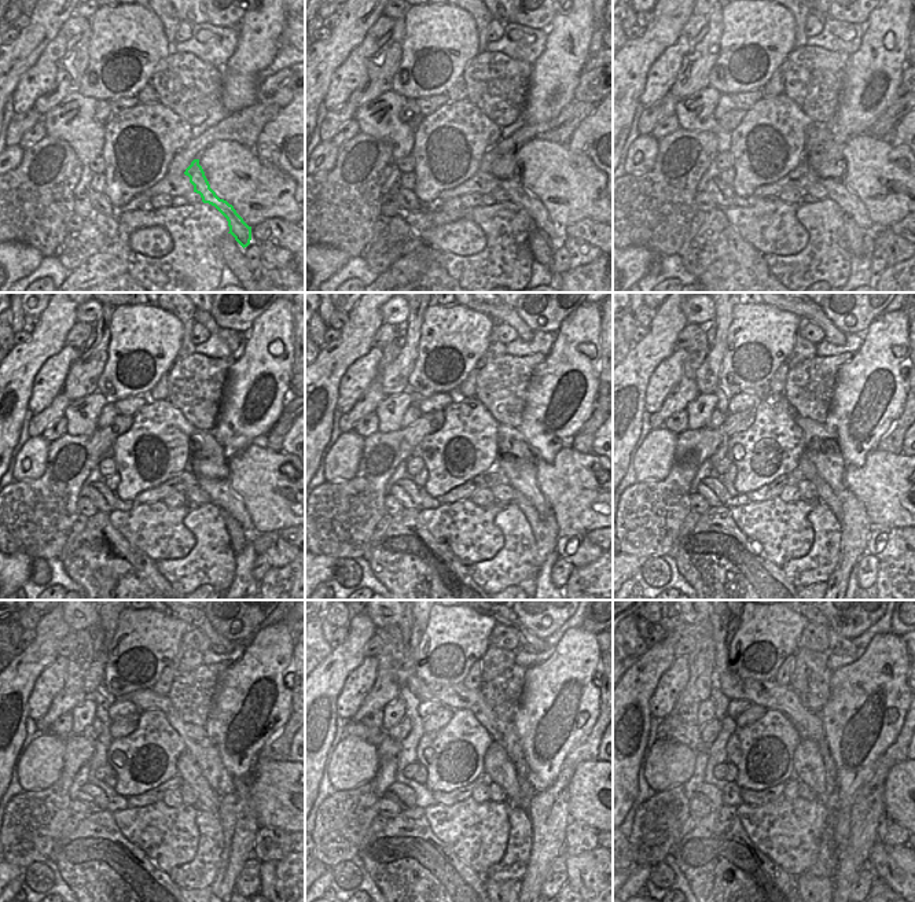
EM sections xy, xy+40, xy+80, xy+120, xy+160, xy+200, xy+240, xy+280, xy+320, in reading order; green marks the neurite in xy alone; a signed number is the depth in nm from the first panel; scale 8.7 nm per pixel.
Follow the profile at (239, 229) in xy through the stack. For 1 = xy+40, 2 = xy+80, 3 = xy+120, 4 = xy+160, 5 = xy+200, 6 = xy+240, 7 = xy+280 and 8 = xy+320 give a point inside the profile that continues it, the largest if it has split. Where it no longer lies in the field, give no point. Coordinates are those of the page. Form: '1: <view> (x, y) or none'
1: xy+40 (506, 169)
2: xy+80 (823, 151)
3: xy+120 (208, 460)
4: xy+160 (515, 460)
5: xy+200 (820, 449)
6: xy+240 (197, 742)
7: xy+280 (458, 696)
8: xy+320 (770, 695)

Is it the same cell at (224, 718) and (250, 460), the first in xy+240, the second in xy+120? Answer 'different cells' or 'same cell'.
different cells

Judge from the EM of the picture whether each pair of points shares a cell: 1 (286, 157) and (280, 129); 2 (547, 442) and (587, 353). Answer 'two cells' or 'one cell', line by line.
1: one cell
2: one cell

